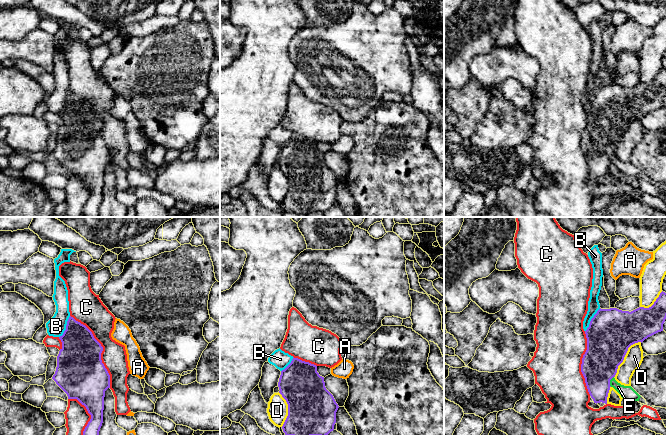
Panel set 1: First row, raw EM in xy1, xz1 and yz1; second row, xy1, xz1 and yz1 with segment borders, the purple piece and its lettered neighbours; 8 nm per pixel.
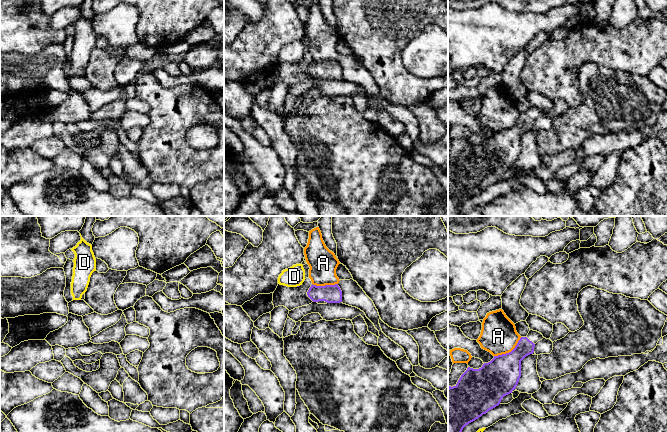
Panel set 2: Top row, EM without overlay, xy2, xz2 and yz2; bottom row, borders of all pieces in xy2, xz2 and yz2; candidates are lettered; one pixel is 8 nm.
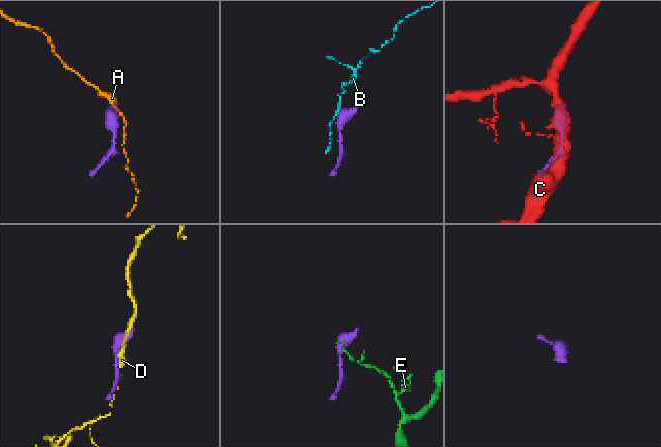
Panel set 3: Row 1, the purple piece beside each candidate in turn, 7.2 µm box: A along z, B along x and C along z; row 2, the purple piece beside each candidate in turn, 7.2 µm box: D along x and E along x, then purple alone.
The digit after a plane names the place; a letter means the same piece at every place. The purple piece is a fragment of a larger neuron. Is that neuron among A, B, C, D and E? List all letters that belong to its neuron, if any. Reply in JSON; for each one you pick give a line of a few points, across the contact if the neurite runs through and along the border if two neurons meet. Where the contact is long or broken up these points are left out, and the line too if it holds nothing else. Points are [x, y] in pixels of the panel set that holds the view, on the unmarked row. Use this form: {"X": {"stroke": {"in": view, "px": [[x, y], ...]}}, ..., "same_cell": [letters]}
{"same_cell": []}

